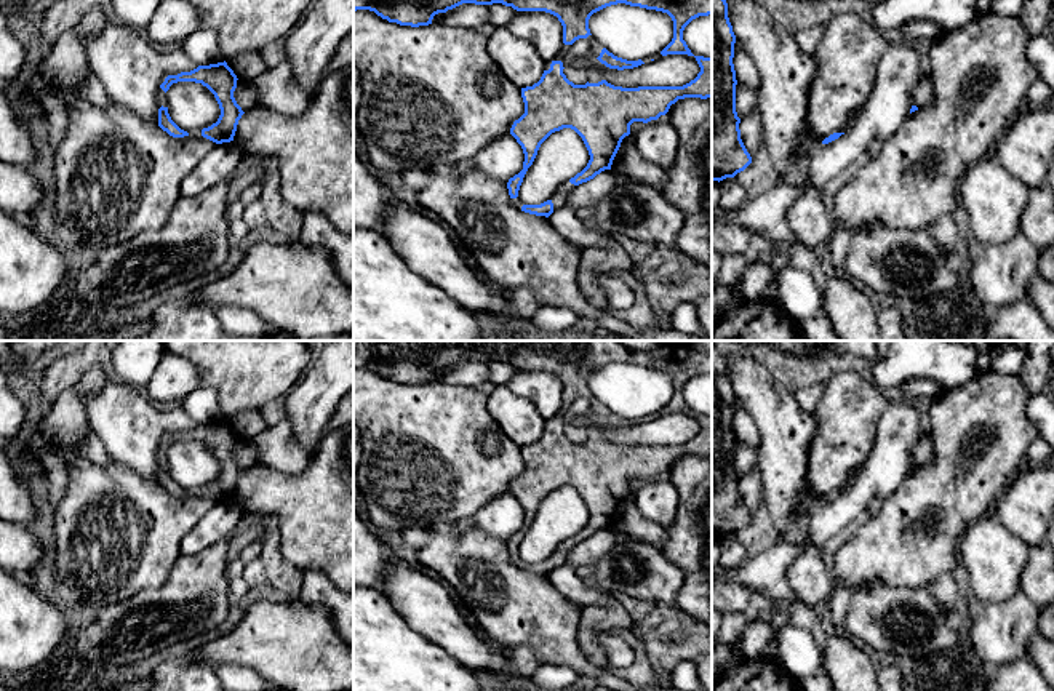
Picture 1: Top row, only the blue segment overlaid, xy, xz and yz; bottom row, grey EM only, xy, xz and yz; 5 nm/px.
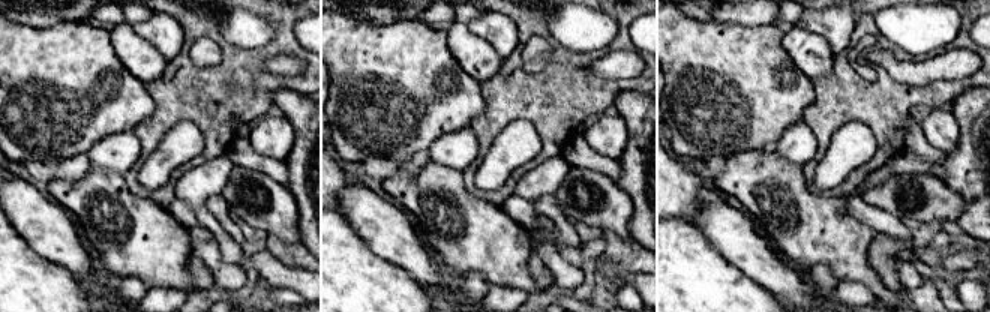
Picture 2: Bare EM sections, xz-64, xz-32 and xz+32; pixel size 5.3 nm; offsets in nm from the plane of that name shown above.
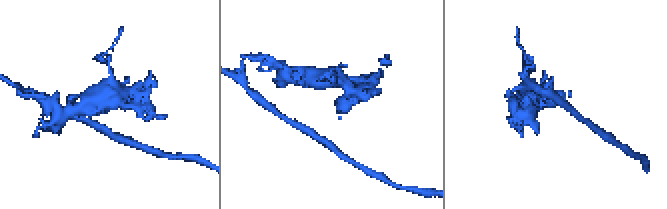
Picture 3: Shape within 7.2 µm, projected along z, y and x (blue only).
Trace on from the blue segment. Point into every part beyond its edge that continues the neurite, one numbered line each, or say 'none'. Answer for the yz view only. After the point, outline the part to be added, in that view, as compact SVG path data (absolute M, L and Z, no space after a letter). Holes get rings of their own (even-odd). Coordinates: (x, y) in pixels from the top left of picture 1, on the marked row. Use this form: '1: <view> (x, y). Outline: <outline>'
1: yz (923, 93). Outline: M924 70L918 85L912 91L912 106L928 106L934 98L931 72Z

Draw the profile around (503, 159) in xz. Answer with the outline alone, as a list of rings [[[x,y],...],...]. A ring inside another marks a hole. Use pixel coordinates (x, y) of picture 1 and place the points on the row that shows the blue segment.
[[[509,133],[483,147],[473,157],[472,168],[501,182],[509,182],[510,178],[513,178],[523,170],[523,162],[523,149]]]

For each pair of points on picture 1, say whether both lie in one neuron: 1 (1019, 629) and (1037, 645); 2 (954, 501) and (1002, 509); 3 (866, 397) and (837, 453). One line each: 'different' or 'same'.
1: different
2: different
3: same

